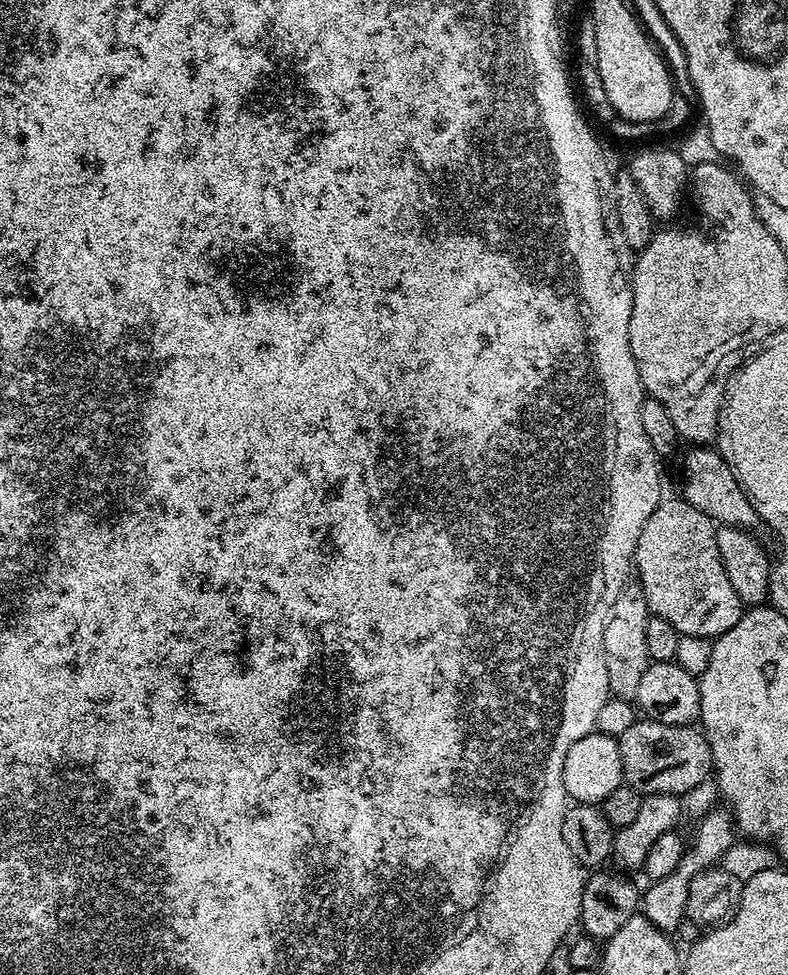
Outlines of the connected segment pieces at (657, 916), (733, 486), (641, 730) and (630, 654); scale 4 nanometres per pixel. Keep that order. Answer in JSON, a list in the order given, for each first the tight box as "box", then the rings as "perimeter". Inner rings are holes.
[{"box":[639,808,734,934],"perimeter":[[[720,808],[706,813],[701,818],[696,833],[693,834],[692,840],[690,836],[690,843],[684,849],[682,862],[678,862],[678,870],[674,870],[674,874],[666,874],[666,878],[651,881],[647,885],[649,888],[643,889],[639,911],[654,926],[658,926],[658,930],[669,934],[675,933],[676,927],[685,918],[686,894],[690,890],[690,882],[702,870],[713,867],[723,857],[727,848],[734,843],[734,836],[732,836],[734,821],[731,811]]]},{"box":[682,446,761,529],"perimeter":[[[692,446],[684,456],[684,492],[682,499],[694,506],[694,510],[702,510],[717,525],[730,528],[755,529],[761,519],[751,497],[740,484],[732,466],[712,446]]]},{"box":[619,718,712,797],"perimeter":[[[640,718],[619,737],[624,784],[644,796],[666,794],[683,797],[692,792],[704,779],[709,779],[712,767],[712,748],[703,731],[696,726],[663,724]]]},{"box":[604,583,650,701],"perimeter":[[[629,583],[620,591],[604,627],[604,657],[608,675],[608,691],[613,697],[635,701],[642,674],[649,666],[646,650],[646,626],[650,619],[648,603],[639,583]]]}]

